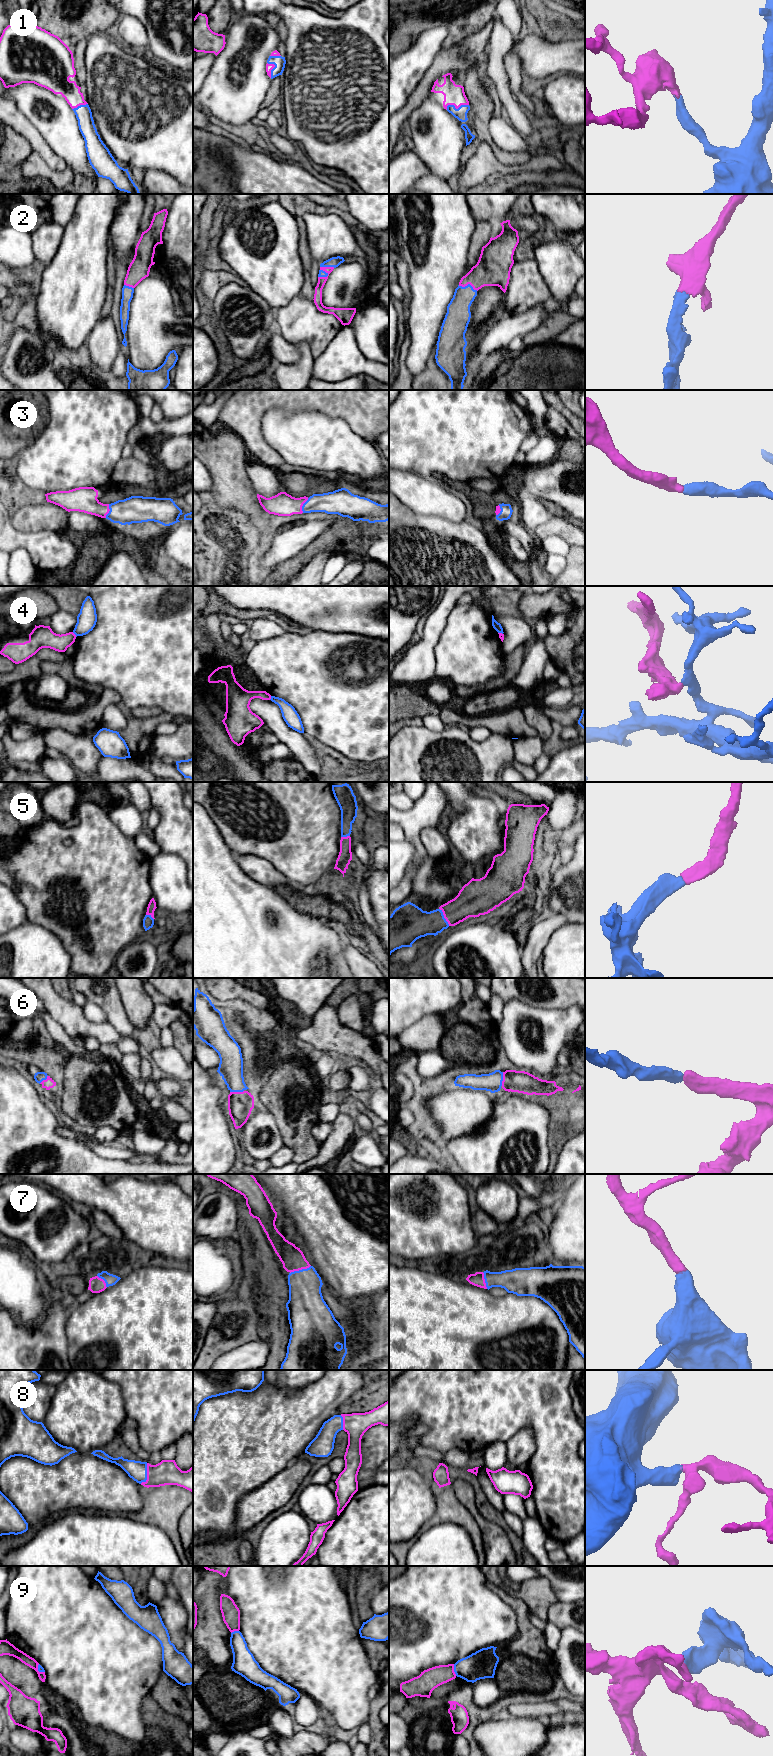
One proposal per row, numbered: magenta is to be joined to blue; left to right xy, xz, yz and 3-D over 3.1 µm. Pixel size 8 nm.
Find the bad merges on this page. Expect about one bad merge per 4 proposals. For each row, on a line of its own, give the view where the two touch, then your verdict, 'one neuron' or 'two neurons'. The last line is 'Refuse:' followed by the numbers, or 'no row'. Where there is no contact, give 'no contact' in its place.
1: meets blue in yz; one neuron
2: meets blue in yz; one neuron
3: meets blue in xz; one neuron
4: meets blue in xy; two neurons
5: meets blue in yz; one neuron
6: meets blue in xz; one neuron
7: meets blue in xz; one neuron
8: meets blue in xy; one neuron
9: meets blue in yz; two neurons
Refuse: 4, 9

